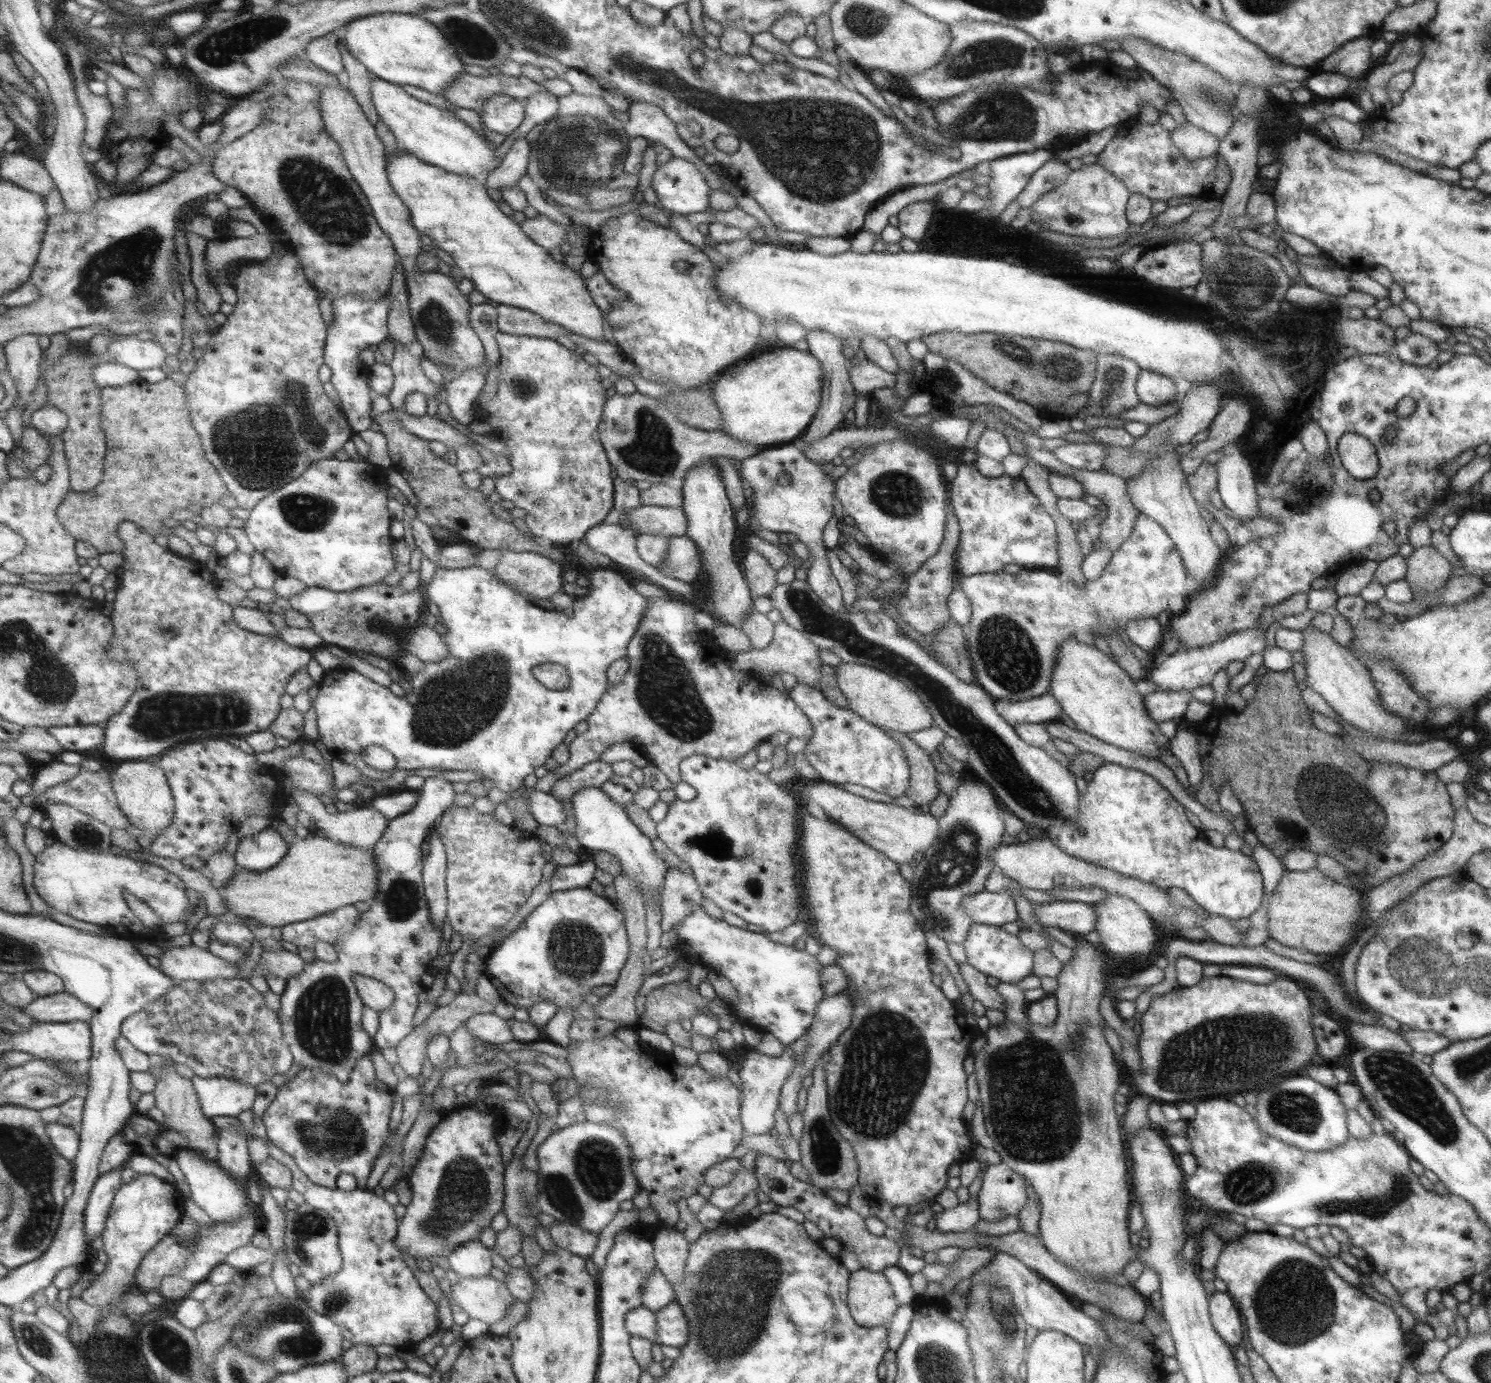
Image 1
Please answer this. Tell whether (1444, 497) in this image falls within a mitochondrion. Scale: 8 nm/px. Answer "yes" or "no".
no

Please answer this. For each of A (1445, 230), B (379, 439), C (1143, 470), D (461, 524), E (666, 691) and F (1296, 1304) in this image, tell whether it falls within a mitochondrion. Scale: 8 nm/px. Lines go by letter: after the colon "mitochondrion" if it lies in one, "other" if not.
A: mitochondrion
B: other
C: other
D: other
E: mitochondrion
F: mitochondrion

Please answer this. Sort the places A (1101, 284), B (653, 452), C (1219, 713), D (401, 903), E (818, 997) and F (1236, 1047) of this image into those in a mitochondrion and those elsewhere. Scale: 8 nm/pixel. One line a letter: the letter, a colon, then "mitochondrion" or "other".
A: other
B: mitochondrion
C: other
D: mitochondrion
E: other
F: mitochondrion

